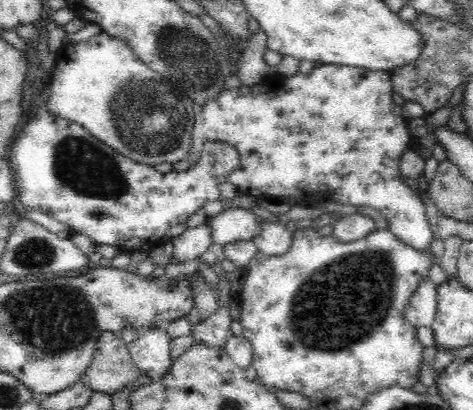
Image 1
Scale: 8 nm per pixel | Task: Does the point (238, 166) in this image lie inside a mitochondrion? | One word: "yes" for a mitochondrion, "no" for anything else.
no

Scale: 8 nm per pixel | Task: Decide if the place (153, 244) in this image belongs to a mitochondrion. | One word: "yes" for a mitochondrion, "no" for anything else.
no

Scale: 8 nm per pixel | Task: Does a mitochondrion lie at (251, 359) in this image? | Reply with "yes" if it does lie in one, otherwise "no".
no

